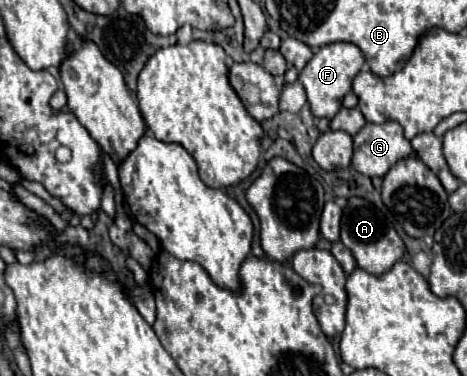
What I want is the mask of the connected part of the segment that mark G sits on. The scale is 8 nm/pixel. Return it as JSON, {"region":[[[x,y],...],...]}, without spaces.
{"region":[[[398,122],[366,124],[354,136],[352,166],[364,176],[384,176],[398,160],[412,154]]]}

